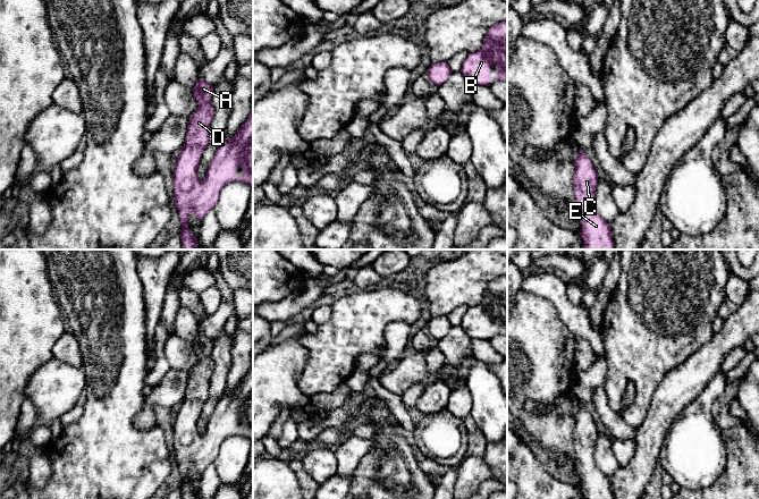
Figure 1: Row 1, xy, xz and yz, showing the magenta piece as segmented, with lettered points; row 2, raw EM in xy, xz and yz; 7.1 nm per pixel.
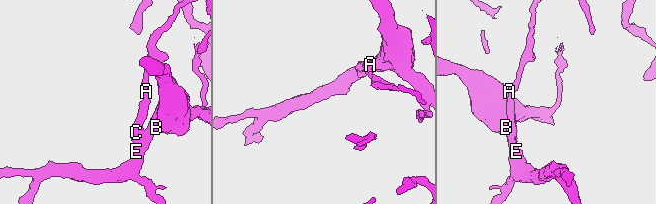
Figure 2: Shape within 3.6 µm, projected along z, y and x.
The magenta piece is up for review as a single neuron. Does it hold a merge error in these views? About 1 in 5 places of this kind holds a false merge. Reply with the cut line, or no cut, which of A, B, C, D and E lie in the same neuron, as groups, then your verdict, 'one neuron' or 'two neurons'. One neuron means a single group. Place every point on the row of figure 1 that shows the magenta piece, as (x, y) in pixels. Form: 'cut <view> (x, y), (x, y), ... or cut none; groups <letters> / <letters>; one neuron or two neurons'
cut none; groups A B C D E; one neuron

